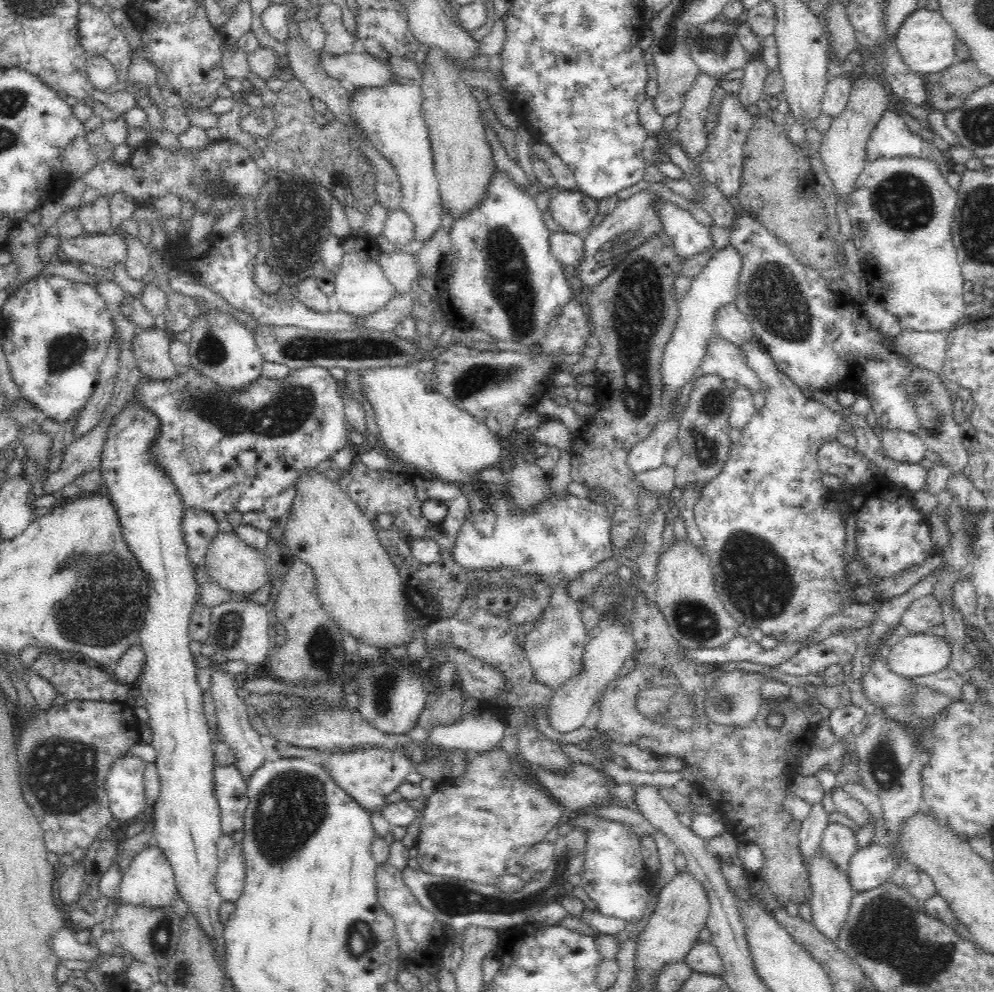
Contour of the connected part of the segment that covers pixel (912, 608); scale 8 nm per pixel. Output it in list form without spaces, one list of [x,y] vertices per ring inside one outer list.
[[[928,595],[915,600],[903,613],[899,626],[905,633],[930,632],[932,626],[943,622],[943,610],[939,602]]]

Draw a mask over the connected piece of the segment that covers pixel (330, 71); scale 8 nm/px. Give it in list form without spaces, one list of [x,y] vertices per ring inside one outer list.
[[[324,50],[316,52],[316,60],[320,68],[329,77],[350,81],[355,88],[362,86],[378,88],[390,82],[390,69],[376,59],[370,56],[370,53],[349,52],[340,56],[332,56]]]

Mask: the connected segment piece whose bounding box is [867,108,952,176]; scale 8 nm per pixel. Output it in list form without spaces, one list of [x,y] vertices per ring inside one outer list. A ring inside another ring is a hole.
[[[887,109],[867,140],[867,160],[876,160],[880,156],[894,158],[894,156],[917,156],[926,160],[933,160],[942,173],[946,174],[950,167],[944,163],[942,151],[913,134],[897,110]]]

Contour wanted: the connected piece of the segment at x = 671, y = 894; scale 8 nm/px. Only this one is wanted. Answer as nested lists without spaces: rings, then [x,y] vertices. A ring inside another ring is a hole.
[[[687,868],[676,870],[672,880],[657,887],[659,900],[655,910],[648,918],[648,924],[639,934],[635,954],[637,968],[643,970],[641,974],[654,974],[664,968],[664,963],[684,960],[690,946],[698,940],[698,933],[705,928],[710,914],[710,899],[703,884],[687,871]]]

